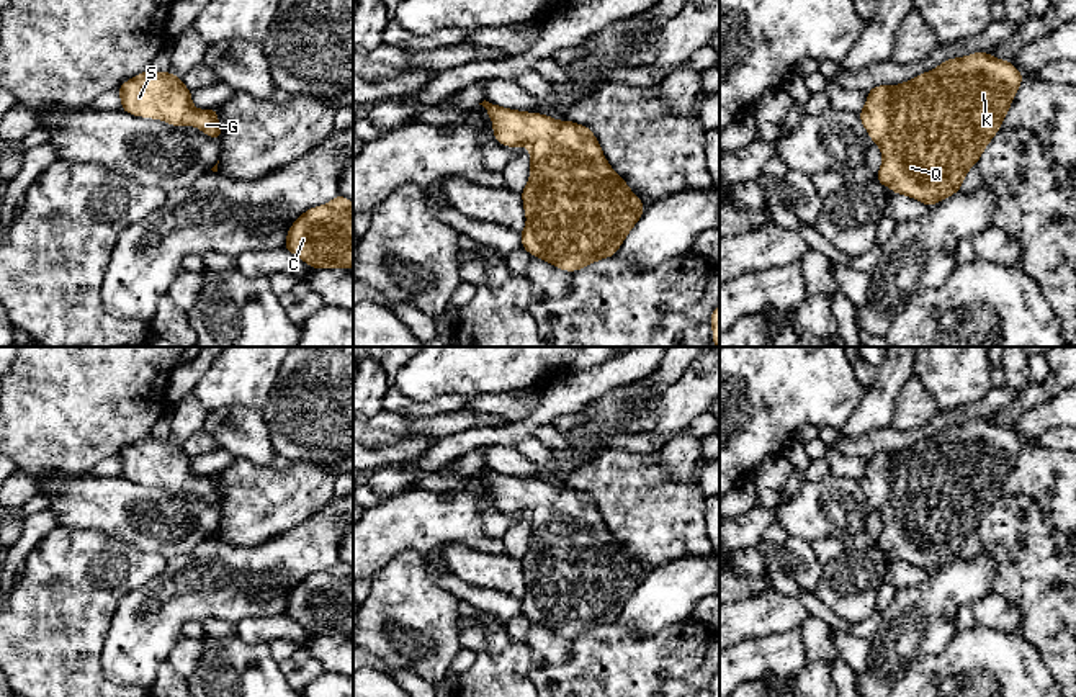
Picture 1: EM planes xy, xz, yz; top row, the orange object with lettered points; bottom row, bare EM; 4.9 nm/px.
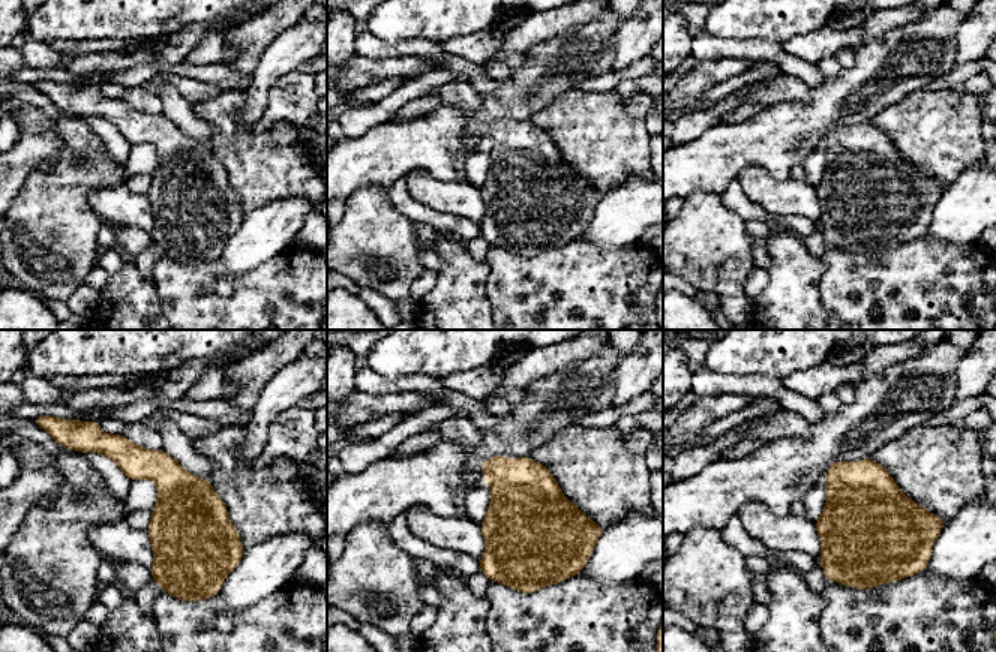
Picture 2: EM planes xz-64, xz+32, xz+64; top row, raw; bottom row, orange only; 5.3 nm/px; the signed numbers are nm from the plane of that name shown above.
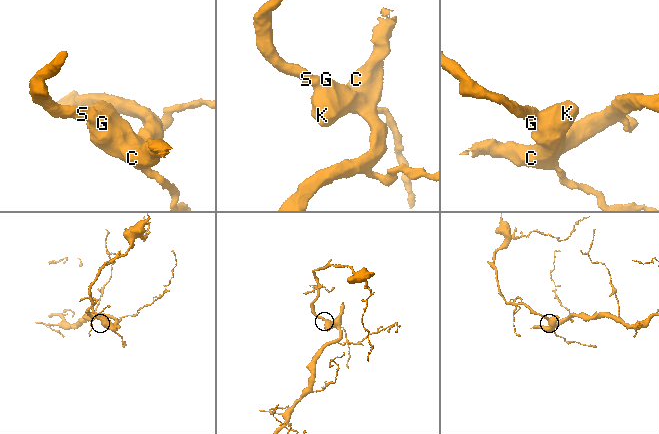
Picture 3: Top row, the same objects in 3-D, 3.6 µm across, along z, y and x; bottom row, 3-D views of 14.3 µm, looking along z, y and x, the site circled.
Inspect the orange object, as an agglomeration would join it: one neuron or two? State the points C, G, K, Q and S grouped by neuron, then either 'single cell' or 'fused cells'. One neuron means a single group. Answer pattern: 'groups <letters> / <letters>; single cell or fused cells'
groups C G K Q S; single cell

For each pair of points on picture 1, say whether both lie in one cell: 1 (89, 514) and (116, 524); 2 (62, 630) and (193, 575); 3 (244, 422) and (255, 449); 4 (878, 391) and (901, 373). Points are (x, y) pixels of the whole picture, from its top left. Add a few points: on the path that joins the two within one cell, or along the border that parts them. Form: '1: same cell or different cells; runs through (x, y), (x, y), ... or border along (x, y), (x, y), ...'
1: same cell; runs through (95, 514), (107, 514), (110, 517)
2: different cells; border along (146, 583), (133, 588), (120, 601), (103, 643)
3: same cell; runs through (244, 429), (251, 442)
4: same cell; runs through (883, 388), (896, 375)

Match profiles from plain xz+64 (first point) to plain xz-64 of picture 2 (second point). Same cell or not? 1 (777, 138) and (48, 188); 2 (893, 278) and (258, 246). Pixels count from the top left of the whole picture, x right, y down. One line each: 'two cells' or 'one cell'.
1: two cells
2: two cells

